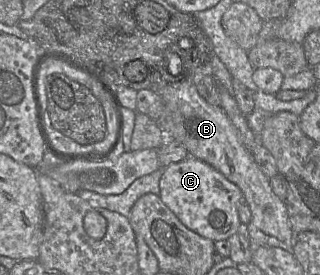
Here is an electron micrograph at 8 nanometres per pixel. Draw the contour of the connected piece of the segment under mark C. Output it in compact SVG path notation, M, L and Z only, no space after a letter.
M188 156L166 166L159 188L158 196L178 219L187 228L214 243L228 240L242 225L238 213L238 203L243 197L241 189L206 162Z

